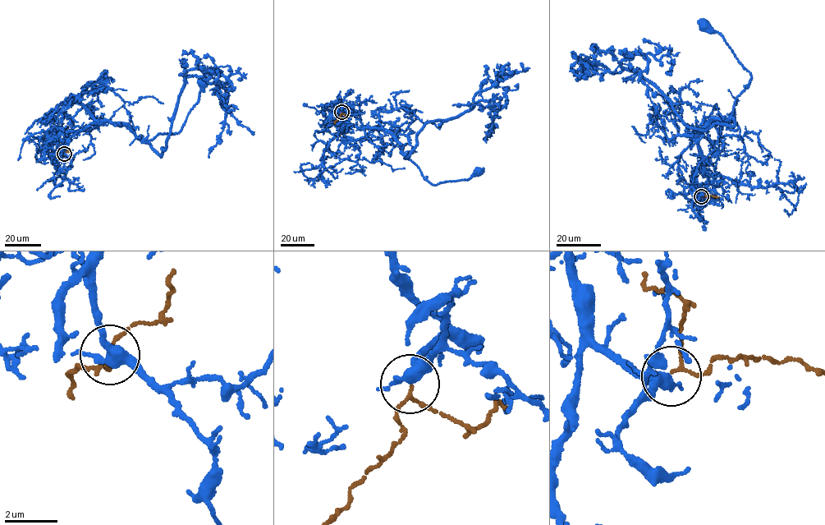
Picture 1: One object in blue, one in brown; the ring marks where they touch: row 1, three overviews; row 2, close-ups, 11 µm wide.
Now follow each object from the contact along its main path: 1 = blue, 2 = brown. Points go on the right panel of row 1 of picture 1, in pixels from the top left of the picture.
1: (702, 196), (693, 185), (703, 158), (695, 138), (711, 122), (728, 120), (751, 76), (723, 37), (703, 24)
2: (702, 196), (718, 197)

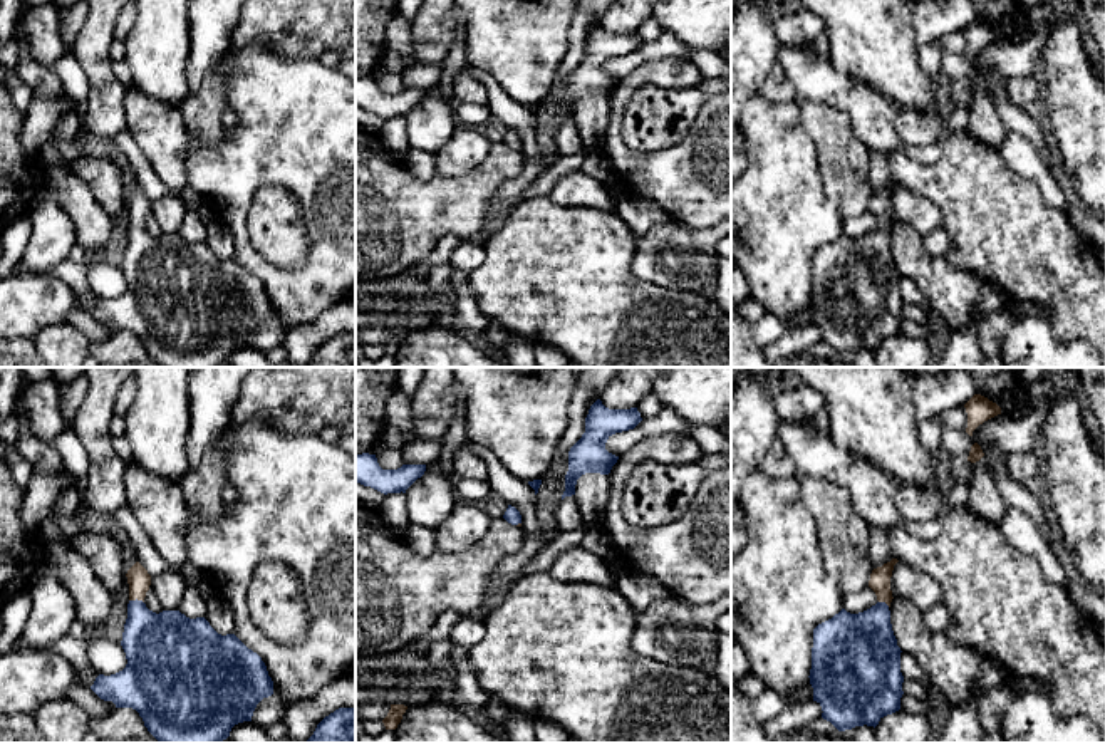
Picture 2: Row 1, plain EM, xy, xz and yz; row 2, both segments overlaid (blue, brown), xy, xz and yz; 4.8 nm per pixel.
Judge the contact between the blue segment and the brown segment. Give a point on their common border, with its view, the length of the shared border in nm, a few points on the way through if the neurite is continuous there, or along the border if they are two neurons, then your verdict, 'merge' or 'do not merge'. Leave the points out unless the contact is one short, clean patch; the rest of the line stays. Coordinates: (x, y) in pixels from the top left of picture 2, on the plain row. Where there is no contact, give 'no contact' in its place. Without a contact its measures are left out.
contact xy (136, 223); length 70 nm; way xy (158, 270), (141, 249), (136, 223), (138, 202); merge

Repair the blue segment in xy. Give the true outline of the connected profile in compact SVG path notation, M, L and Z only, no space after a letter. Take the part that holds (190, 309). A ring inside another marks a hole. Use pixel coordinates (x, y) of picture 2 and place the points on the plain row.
M139 186L126 201L129 228L121 270L127 288L116 299L99 299L91 314L116 332L136 334L159 367L221 367L235 349L252 346L257 329L273 319L265 287L235 258L218 258L205 242L149 235L144 221L151 200Z

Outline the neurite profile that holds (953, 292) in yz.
M894 221L889 235L900 275L916 282L949 329L966 325L978 307L981 280L952 265L946 257L929 255L924 250L922 236L907 223Z

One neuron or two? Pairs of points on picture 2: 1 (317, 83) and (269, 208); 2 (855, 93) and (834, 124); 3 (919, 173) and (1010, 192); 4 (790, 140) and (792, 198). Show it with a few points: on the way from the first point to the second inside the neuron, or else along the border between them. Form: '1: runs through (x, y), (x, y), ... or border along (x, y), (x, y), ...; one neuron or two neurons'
1: border along (247, 210), (262, 188), (284, 187), (302, 217); two neurons
2: border along (804, 101), (842, 109), (864, 145); two neurons
3: runs through (941, 185), (970, 185), (976, 192), (988, 192); one neuron
4: runs through (790, 155), (790, 183); one neuron

